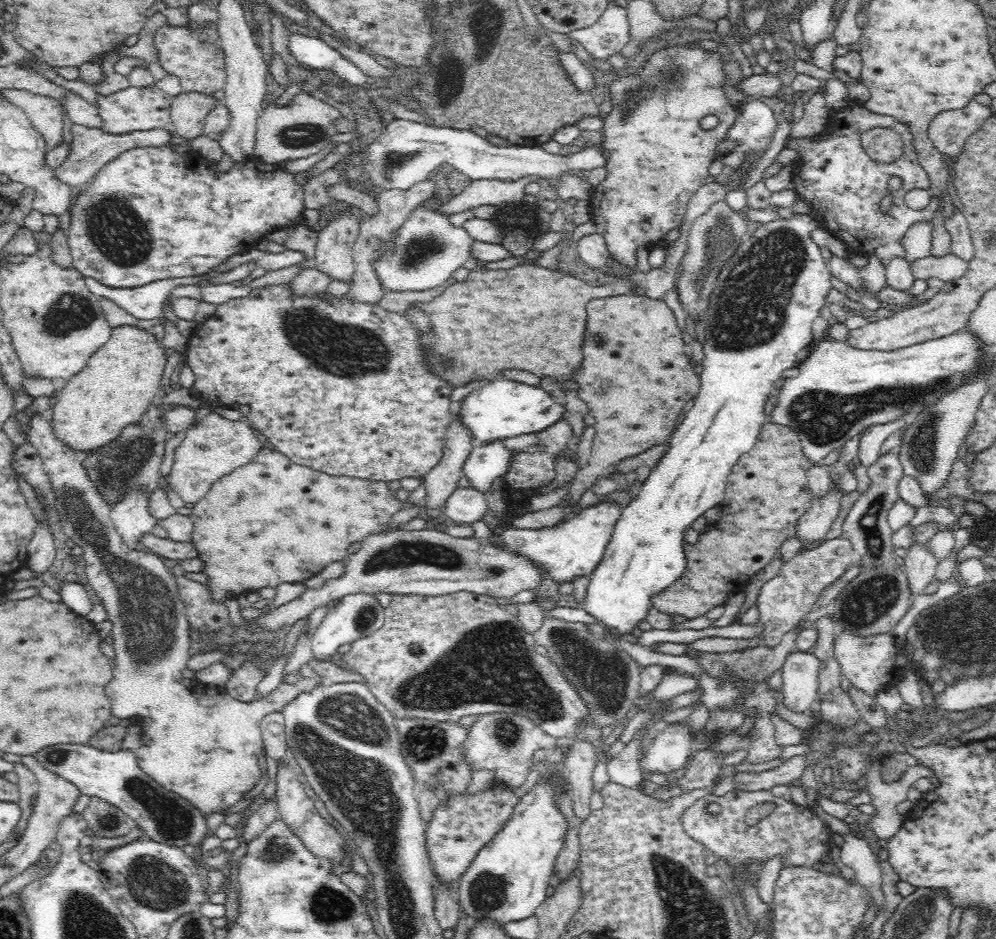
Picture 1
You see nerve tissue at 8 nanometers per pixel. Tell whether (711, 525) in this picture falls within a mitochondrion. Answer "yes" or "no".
no

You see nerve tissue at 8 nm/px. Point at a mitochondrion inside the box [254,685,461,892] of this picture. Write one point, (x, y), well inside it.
(428, 740)

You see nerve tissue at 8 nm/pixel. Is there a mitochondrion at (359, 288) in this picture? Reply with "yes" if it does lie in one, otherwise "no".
no

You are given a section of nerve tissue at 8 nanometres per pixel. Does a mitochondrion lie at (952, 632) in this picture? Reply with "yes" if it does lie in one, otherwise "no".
yes

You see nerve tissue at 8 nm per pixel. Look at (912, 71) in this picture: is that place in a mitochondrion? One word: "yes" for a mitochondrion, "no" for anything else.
no

